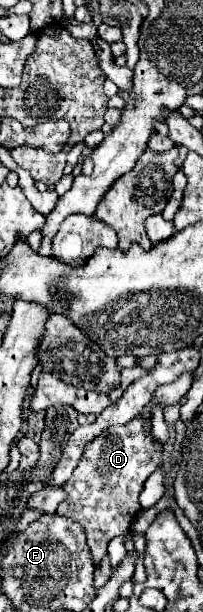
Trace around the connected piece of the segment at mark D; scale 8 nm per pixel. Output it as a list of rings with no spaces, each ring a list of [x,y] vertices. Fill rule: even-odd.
[[[140,417],[122,427],[110,427],[98,439],[86,445],[86,451],[74,469],[72,477],[64,483],[68,499],[58,507],[58,515],[64,515],[86,529],[88,547],[94,567],[108,555],[108,543],[130,531],[140,503],[138,497],[144,489],[148,475],[162,463],[162,453],[152,443],[152,433],[144,429]]]

